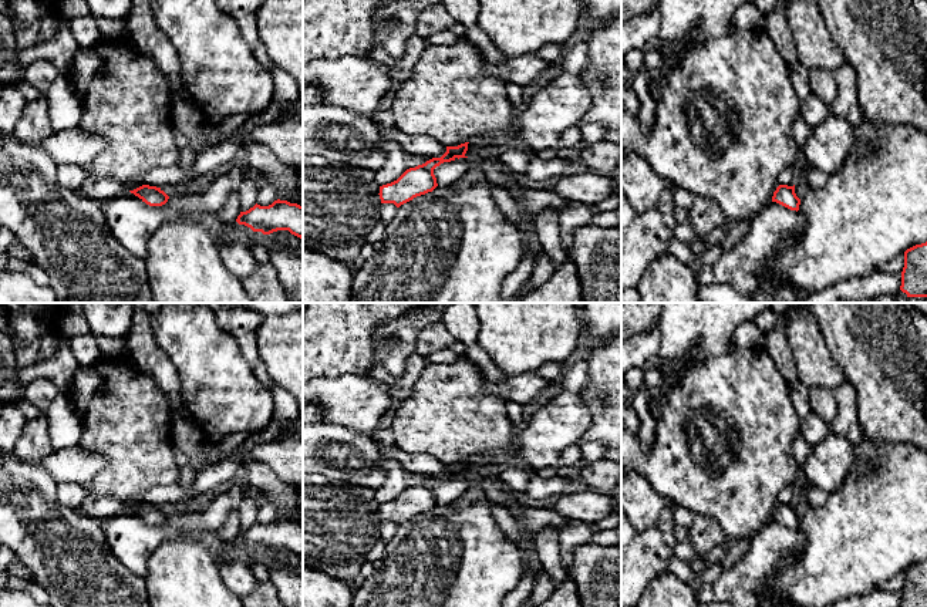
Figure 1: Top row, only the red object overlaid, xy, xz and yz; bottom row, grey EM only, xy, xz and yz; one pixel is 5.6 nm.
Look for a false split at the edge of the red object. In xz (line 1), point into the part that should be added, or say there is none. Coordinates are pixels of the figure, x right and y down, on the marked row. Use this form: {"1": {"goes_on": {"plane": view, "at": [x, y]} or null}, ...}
{"1": {"goes_on": null}}

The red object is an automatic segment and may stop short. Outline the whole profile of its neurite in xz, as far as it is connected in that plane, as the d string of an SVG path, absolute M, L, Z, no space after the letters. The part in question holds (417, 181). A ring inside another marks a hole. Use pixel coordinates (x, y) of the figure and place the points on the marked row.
M468 144L446 146L446 152L441 158L432 158L422 165L409 168L397 181L380 186L381 203L394 203L400 208L417 196L432 192L438 186L434 169L444 162L468 158L465 155Z

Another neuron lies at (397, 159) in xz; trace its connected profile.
M380 109L374 118L380 132L380 149L385 155L384 166L375 172L375 181L380 186L397 181L407 169L432 159L427 155L409 154L398 142L388 138L397 131L391 109Z

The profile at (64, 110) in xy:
M60 74L45 91L45 101L54 132L74 128L80 124L81 104L67 74Z

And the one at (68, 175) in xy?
M74 163L57 165L58 185L67 189L78 189L88 178L87 169Z

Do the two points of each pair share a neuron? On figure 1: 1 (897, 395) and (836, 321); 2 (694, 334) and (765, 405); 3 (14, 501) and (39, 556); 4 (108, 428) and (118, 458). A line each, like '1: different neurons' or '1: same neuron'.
1: same neuron
2: different neurons
3: same neuron
4: same neuron

